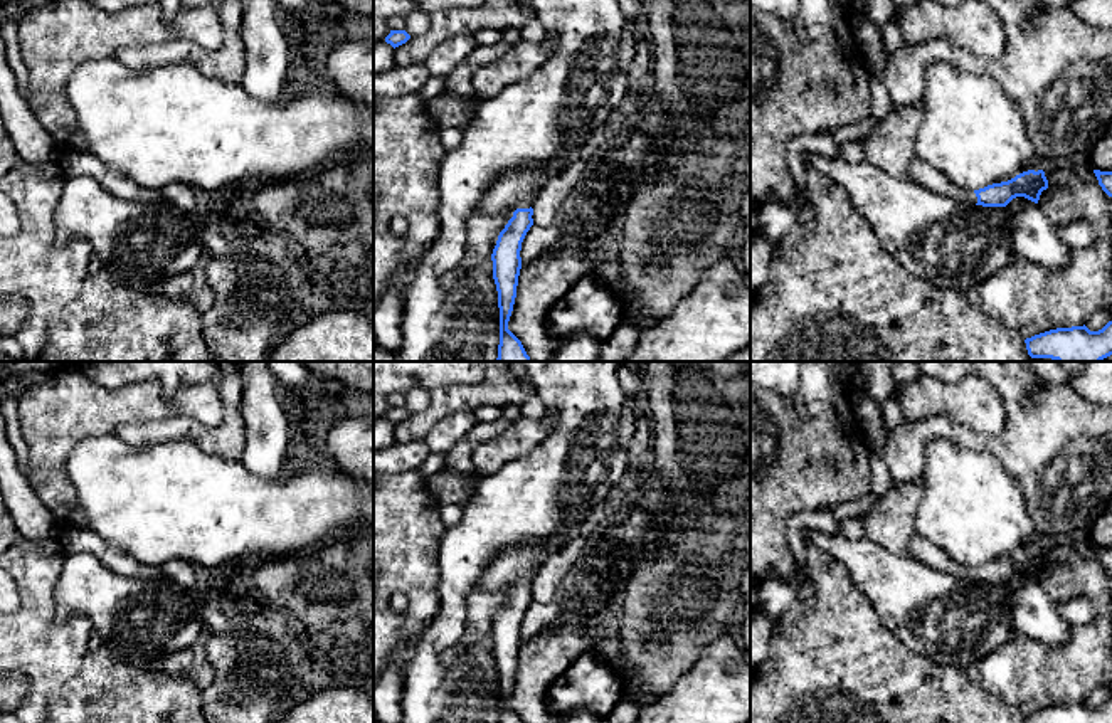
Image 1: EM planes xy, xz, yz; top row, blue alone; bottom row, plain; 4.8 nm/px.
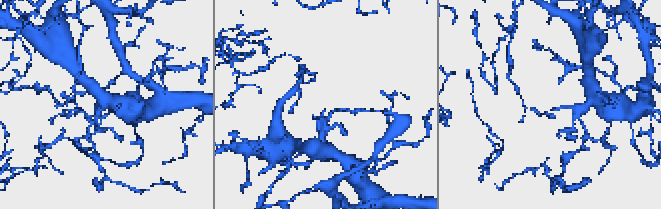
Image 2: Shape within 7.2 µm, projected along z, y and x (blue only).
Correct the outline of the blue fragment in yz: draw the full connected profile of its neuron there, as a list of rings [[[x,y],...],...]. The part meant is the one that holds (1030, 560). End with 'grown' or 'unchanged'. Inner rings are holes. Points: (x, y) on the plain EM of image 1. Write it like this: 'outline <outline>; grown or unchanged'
outline [[[920,535],[912,536],[908,555],[937,572],[944,572],[959,580],[982,583],[1006,583],[1016,573],[1025,573],[1038,580],[1041,568],[1048,565],[1043,546],[1028,546],[1008,558],[993,560],[979,567],[962,565]]]; grown

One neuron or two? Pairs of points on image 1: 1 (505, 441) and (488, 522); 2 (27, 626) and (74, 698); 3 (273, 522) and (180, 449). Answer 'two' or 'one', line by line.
1: two
2: two
3: one

